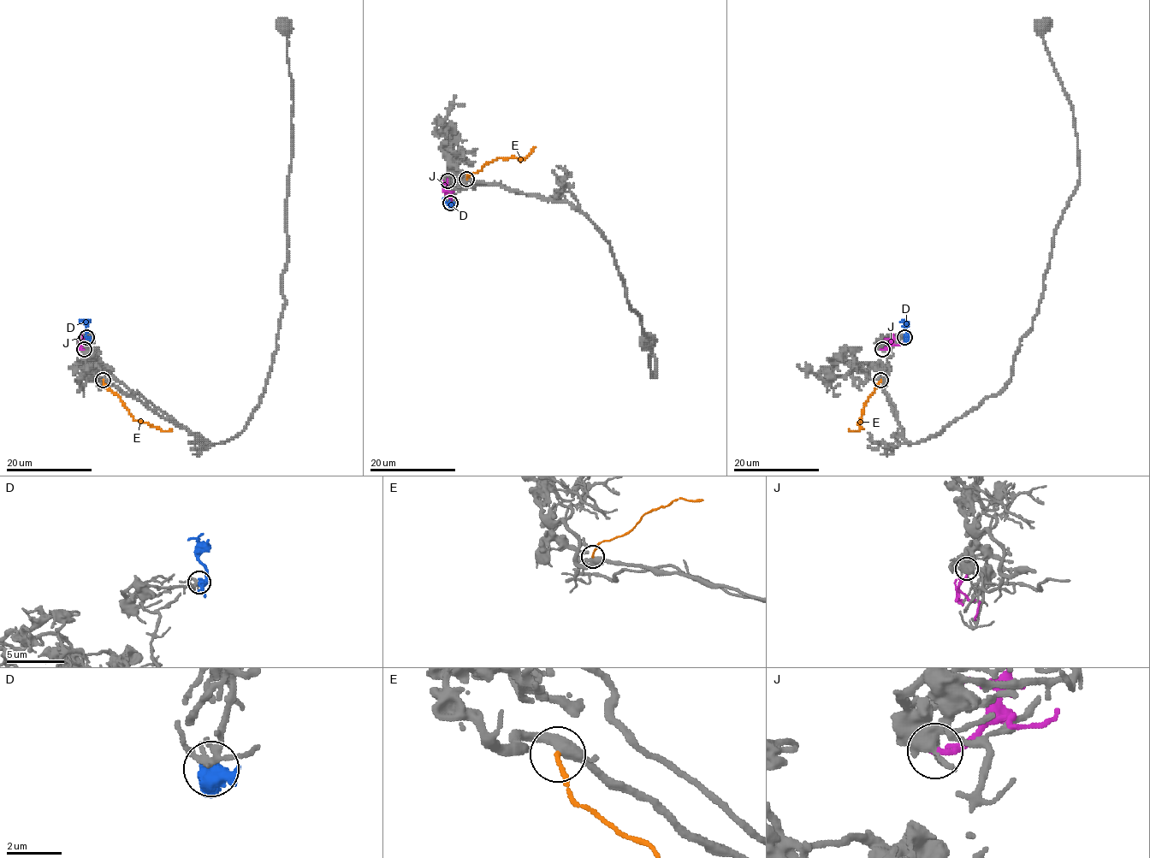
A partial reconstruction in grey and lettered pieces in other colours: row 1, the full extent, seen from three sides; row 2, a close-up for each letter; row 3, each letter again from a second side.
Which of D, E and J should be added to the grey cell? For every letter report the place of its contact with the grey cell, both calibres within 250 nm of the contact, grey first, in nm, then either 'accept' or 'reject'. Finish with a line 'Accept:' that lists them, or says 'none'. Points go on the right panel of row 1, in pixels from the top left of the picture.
D: contact (904, 337); calibres 200 and 320 nm; reject
E: contact (880, 380); calibres 360 and 140 nm; reject
J: contact (882, 349); calibres 400 and 220 nm; reject
Accept: none

